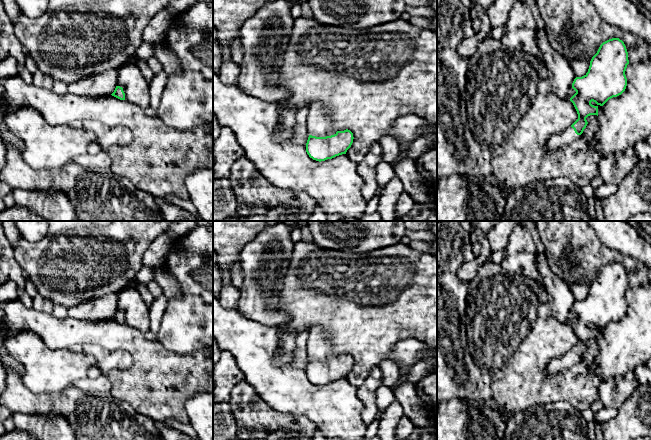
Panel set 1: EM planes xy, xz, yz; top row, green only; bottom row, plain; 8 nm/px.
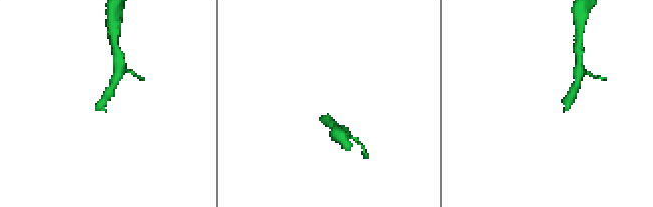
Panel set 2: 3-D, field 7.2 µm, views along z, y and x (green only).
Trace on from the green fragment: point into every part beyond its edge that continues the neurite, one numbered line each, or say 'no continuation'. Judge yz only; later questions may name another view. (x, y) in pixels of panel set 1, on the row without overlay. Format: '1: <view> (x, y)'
1: yz (556, 365)

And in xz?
1: xz (319, 348)

